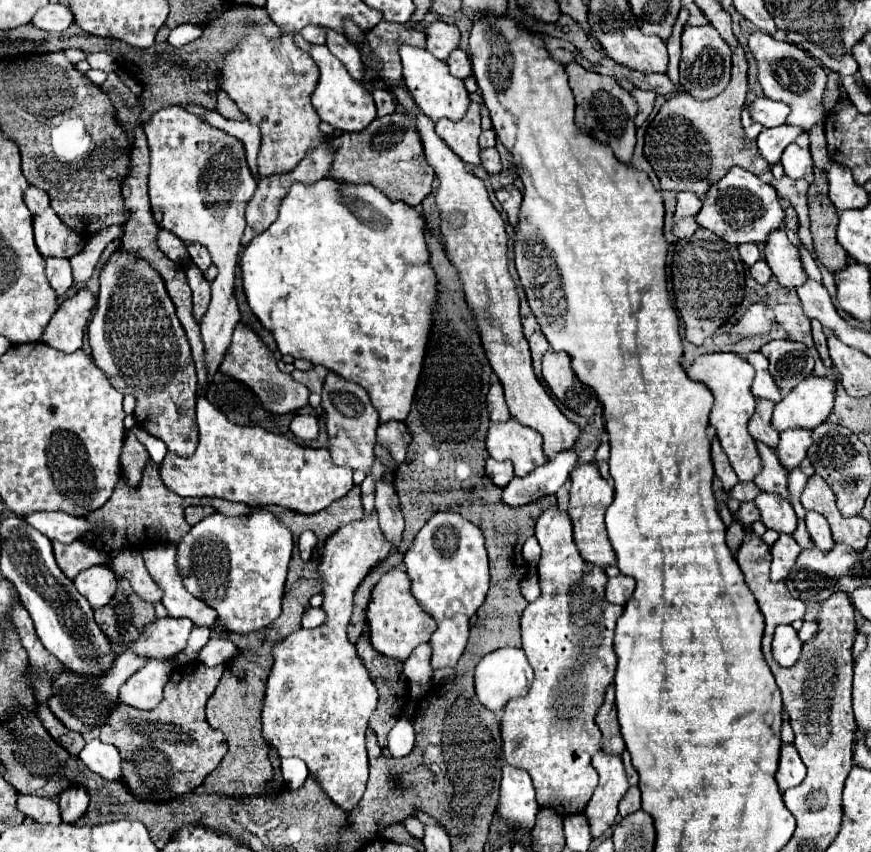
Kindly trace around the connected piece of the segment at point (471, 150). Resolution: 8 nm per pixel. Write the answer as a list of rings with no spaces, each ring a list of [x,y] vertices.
[[[471,103],[467,115],[453,123],[449,119],[441,119],[435,123],[435,133],[447,143],[447,147],[469,165],[481,165],[479,159],[479,135],[481,135],[481,115],[479,105]]]

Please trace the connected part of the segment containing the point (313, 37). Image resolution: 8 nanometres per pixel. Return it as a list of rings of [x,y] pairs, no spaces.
[[[307,25],[300,31],[300,34],[309,43],[313,43],[315,45],[326,44],[325,30],[321,26]]]

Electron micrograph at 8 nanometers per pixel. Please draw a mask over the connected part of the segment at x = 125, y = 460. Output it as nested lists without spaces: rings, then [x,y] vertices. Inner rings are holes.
[[[128,431],[121,451],[121,471],[131,487],[139,485],[139,479],[147,461],[149,461],[147,449],[137,441],[133,431]]]

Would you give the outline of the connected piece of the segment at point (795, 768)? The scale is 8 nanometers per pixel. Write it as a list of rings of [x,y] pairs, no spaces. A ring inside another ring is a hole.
[[[783,743],[781,747],[781,759],[777,769],[777,783],[781,791],[787,791],[791,787],[797,787],[805,779],[805,765],[795,749],[795,745]]]

